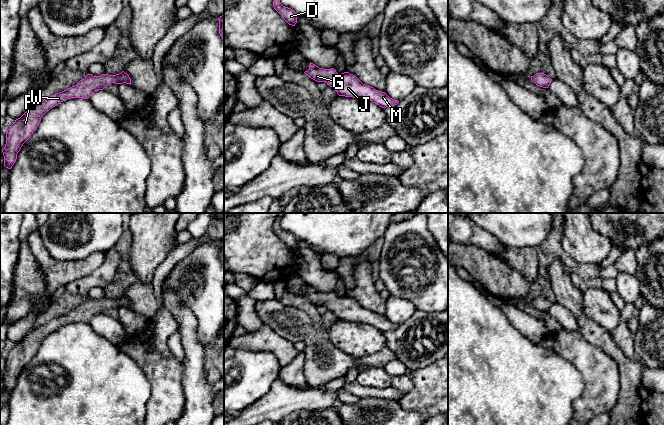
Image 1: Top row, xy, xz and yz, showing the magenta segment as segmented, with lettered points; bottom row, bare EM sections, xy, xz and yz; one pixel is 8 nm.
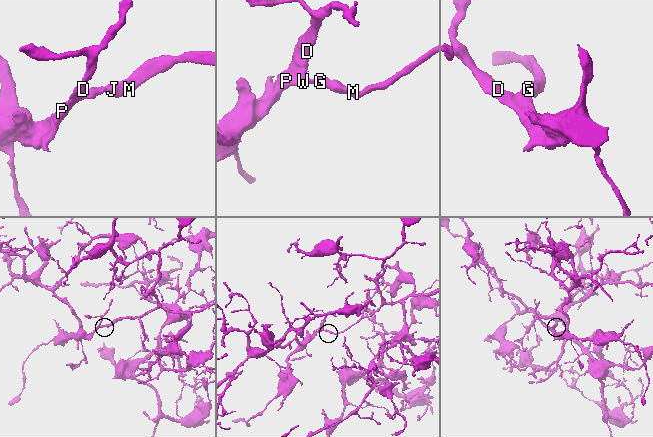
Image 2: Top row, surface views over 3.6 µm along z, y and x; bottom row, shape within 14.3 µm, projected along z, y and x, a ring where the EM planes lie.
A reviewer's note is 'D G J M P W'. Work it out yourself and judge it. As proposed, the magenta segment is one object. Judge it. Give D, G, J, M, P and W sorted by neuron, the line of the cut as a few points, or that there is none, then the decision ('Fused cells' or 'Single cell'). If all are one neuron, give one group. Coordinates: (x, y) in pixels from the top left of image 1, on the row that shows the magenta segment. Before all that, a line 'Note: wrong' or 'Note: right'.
Note: right
Groups: D G J M P W. No split. Single cell

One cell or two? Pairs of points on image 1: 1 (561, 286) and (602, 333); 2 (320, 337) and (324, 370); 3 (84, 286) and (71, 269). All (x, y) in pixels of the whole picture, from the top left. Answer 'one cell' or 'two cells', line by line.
1: one cell
2: one cell
3: two cells

